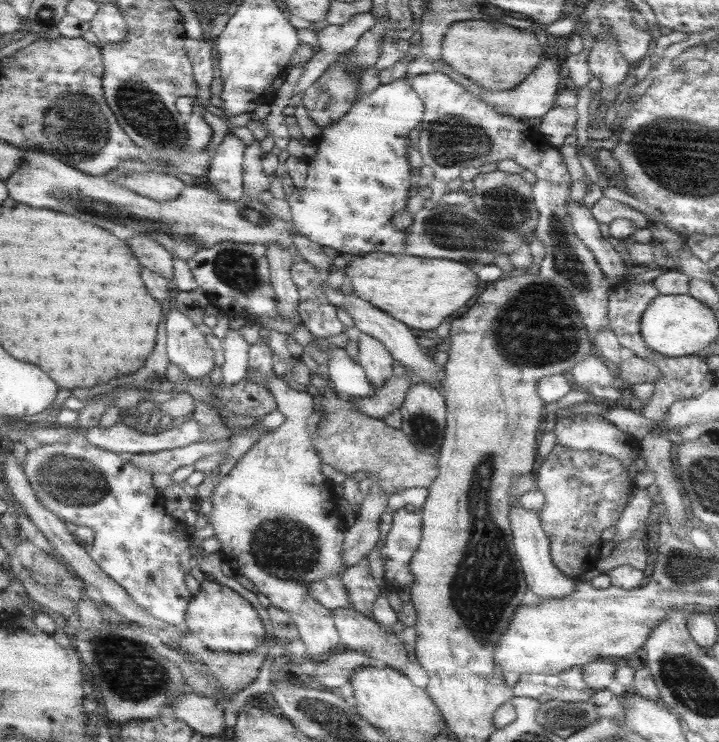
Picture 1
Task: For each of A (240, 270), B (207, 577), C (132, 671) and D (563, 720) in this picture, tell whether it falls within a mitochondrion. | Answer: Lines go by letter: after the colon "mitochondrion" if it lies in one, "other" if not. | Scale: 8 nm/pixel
A: mitochondrion
B: other
C: mitochondrion
D: mitochondrion

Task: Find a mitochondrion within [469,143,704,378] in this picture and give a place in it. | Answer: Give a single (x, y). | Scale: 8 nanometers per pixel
(535, 326)

